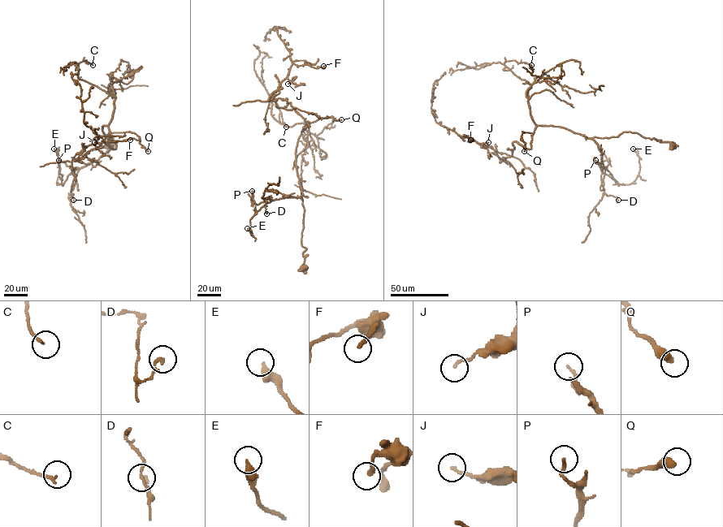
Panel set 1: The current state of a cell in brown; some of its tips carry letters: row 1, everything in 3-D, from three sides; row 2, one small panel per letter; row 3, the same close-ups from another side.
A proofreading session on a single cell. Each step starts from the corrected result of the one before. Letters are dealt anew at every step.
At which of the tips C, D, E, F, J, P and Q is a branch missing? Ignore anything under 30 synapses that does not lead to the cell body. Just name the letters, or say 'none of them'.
none of them

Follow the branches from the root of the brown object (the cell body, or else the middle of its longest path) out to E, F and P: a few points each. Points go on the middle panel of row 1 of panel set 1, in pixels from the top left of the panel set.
E: (303, 268), (301, 187), (300, 196), (274, 199), (261, 208), (250, 220), (253, 235), (247, 228)
F: (303, 268), (296, 148), (309, 124), (295, 108), (278, 108), (269, 97), (292, 63), (323, 66)
P: (303, 268), (301, 187), (300, 196), (272, 200), (255, 214), (252, 191)

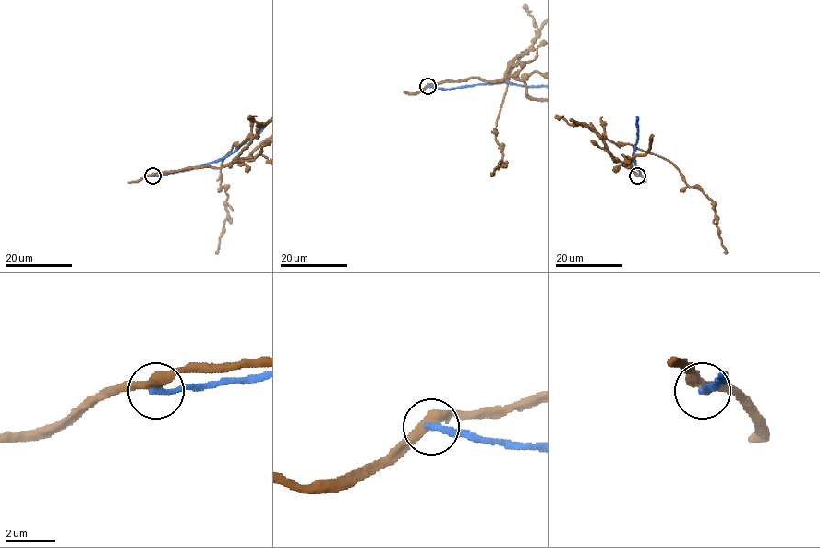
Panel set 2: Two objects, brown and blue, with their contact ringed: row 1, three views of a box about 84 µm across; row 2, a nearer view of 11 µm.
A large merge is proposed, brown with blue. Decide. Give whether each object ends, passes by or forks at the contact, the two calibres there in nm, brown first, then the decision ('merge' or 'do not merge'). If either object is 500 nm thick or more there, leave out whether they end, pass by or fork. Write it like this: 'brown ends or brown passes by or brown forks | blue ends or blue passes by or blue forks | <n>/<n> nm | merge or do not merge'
brown passes by | blue ends | 400/240 nm | do not merge

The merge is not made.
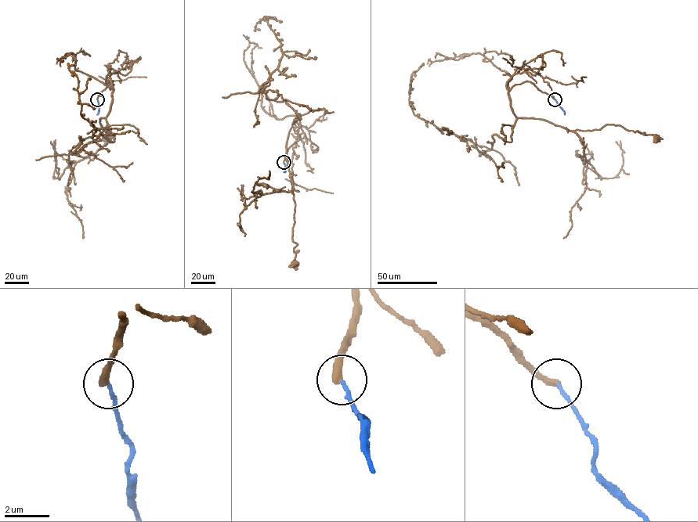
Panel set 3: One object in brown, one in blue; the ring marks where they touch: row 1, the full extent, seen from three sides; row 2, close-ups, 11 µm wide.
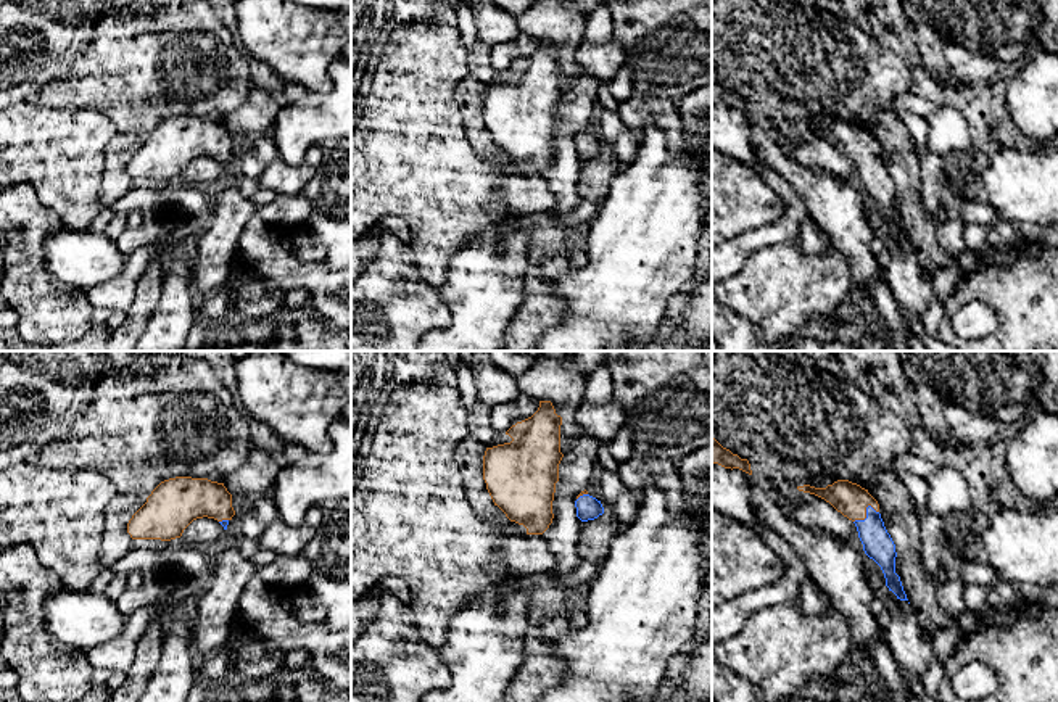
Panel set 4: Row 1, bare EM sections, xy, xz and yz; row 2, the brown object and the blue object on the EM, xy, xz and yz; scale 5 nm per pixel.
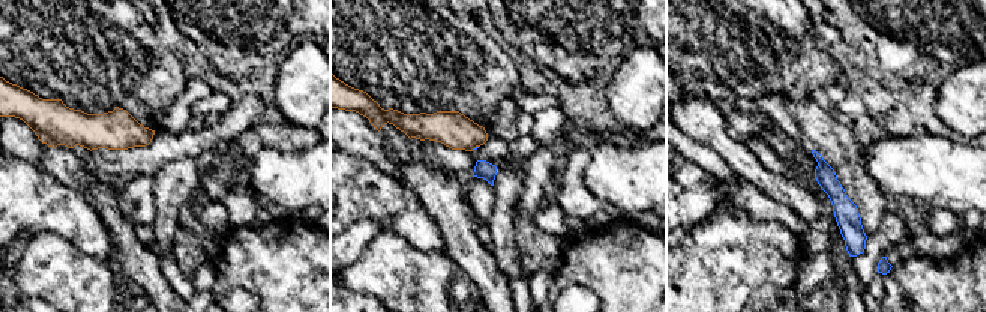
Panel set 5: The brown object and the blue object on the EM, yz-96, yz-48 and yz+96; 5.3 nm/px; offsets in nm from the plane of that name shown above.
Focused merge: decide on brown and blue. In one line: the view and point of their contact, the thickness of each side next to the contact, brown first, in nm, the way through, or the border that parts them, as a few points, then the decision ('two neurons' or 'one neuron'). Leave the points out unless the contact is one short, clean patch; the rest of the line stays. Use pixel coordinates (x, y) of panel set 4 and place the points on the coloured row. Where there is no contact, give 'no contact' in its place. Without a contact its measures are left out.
contact yz (865, 512); calibres 170 and 150 nm; way yz (851, 499), (865, 512), (878, 545); one neuron

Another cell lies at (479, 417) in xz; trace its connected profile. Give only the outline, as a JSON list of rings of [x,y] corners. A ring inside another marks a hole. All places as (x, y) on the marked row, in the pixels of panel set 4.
[[[475,401],[467,411],[469,435],[483,443],[486,448],[510,443],[512,438],[499,433],[491,427],[491,409]]]

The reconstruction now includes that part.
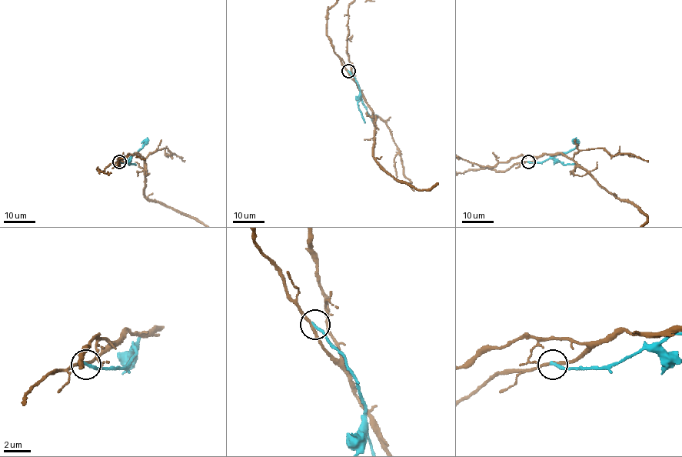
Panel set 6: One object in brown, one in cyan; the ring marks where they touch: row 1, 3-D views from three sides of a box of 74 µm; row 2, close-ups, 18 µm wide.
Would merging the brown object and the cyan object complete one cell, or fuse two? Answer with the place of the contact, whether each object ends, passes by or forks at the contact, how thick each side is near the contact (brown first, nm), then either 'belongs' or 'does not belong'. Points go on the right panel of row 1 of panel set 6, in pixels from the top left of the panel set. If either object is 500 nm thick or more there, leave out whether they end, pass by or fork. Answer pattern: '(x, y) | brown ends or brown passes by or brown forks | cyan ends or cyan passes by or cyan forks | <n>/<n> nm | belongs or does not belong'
(528, 161) | brown passes by | cyan ends | 200/240 nm | does not belong

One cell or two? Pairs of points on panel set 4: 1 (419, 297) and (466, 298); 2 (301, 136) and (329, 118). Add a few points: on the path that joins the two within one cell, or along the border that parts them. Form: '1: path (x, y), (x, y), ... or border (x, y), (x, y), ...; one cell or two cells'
1: border (437, 289), (450, 321), (427, 332); two cells
2: path (308, 129), (318, 119), (322, 119); one cell

